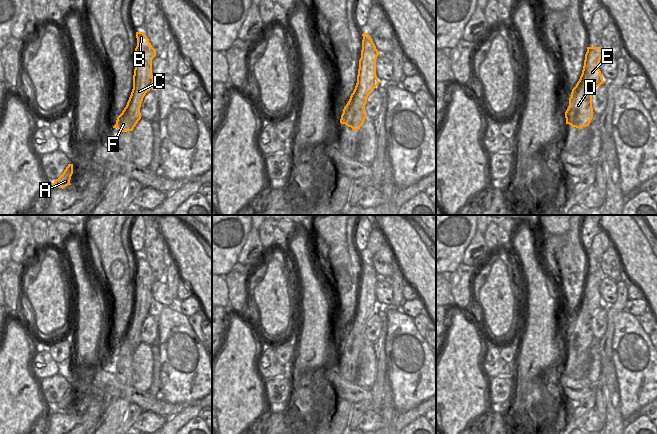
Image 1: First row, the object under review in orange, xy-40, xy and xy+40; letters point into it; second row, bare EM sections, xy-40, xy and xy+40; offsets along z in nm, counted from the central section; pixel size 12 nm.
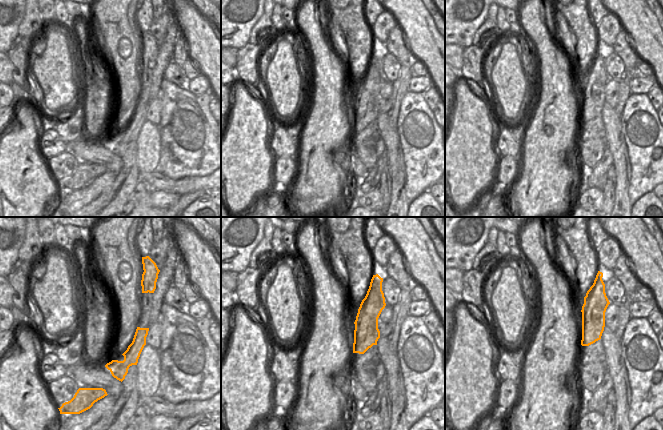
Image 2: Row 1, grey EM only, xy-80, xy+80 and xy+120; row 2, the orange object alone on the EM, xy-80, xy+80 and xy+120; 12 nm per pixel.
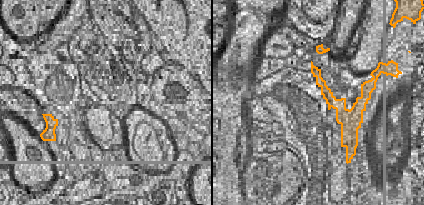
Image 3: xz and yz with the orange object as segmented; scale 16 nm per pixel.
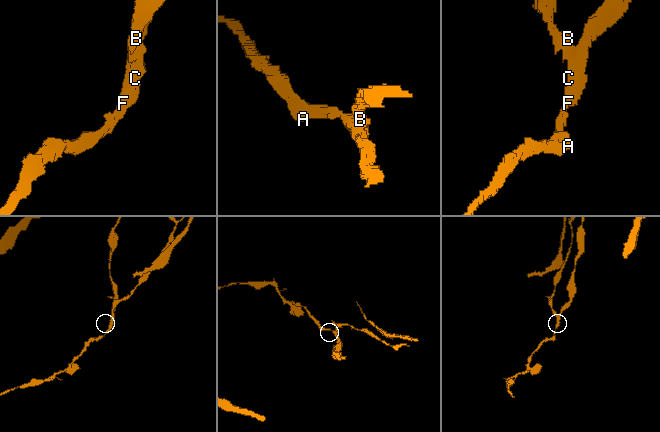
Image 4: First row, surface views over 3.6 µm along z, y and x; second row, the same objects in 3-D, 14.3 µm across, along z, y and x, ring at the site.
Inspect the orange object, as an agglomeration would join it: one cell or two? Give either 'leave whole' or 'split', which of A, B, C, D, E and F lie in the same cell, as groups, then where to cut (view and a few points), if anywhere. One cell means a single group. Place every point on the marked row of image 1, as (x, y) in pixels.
split; A C D E F / B; cut in xy-40 along (135, 55), (142, 59), (152, 58)

